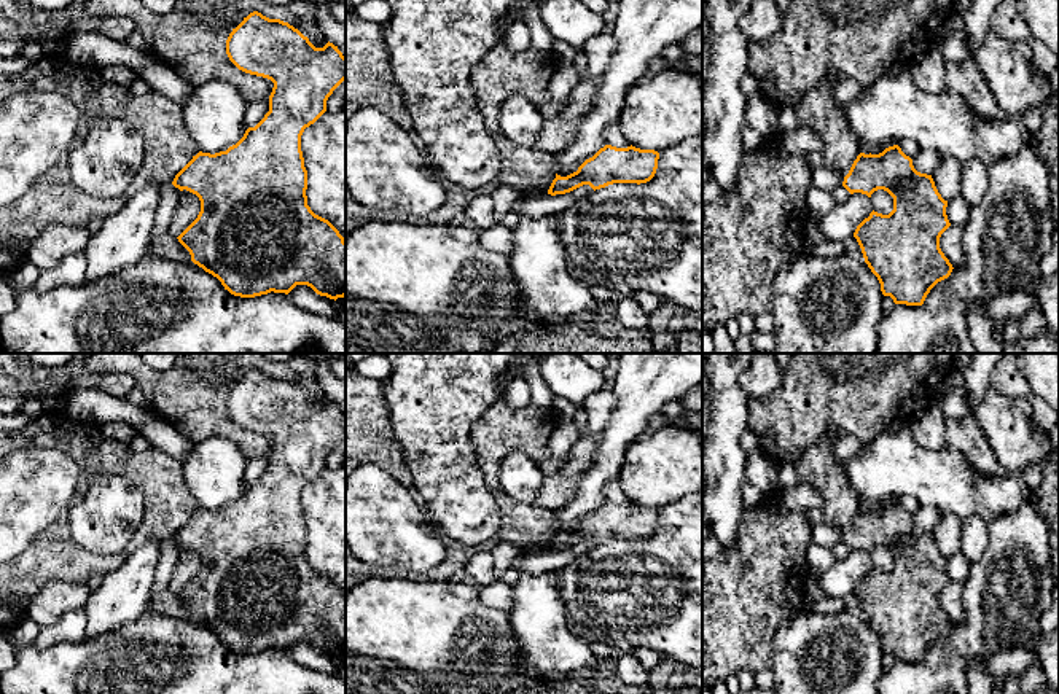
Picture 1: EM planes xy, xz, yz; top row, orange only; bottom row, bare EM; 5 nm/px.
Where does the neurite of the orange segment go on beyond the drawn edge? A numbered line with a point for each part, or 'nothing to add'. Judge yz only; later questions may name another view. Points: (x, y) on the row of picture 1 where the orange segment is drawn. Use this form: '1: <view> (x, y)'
nothing to add

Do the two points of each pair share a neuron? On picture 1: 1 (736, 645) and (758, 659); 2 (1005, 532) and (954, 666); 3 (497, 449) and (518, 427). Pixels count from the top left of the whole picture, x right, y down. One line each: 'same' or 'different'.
1: same
2: same
3: same

